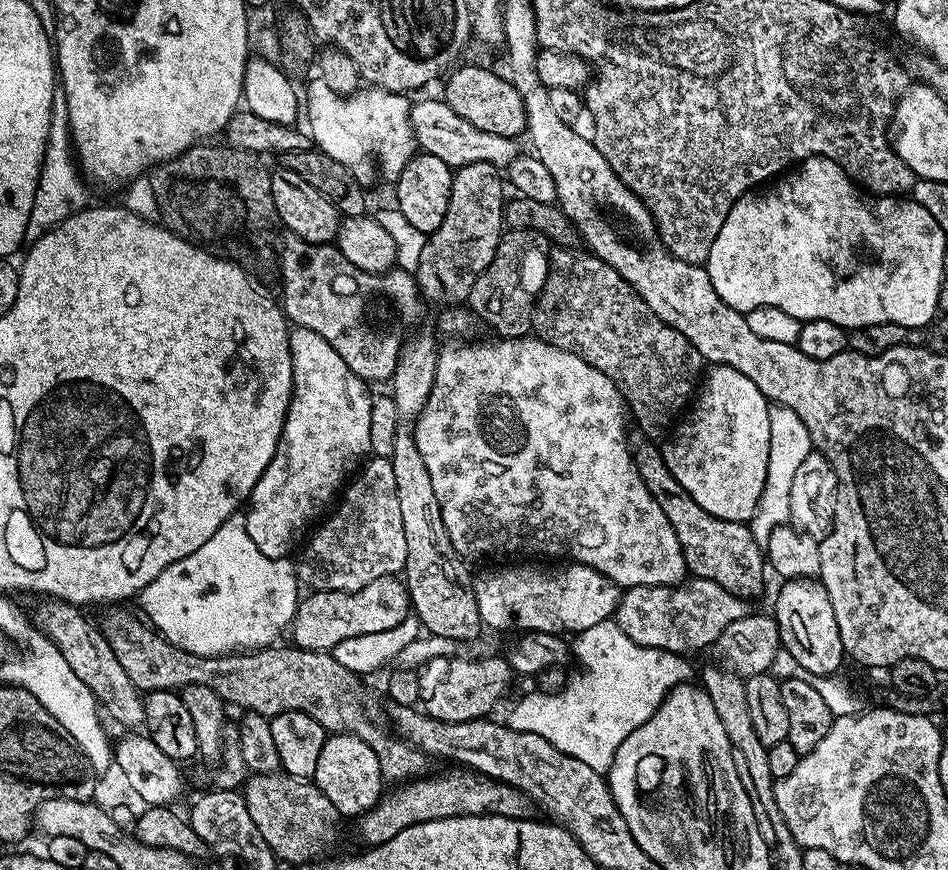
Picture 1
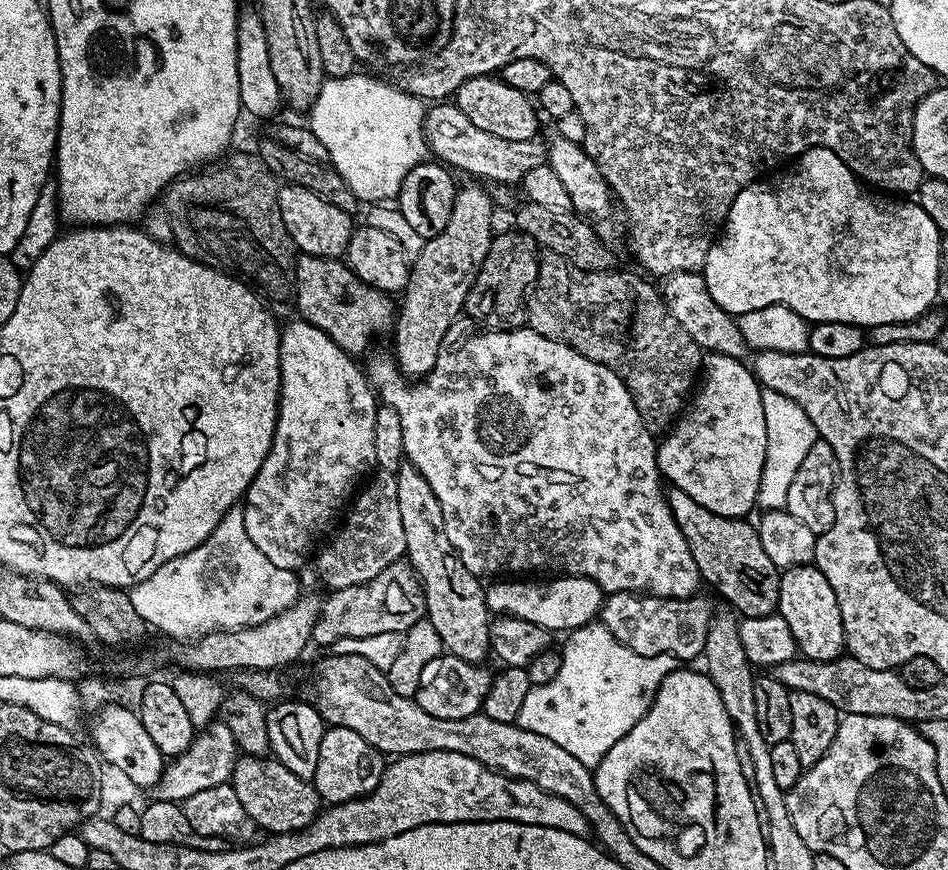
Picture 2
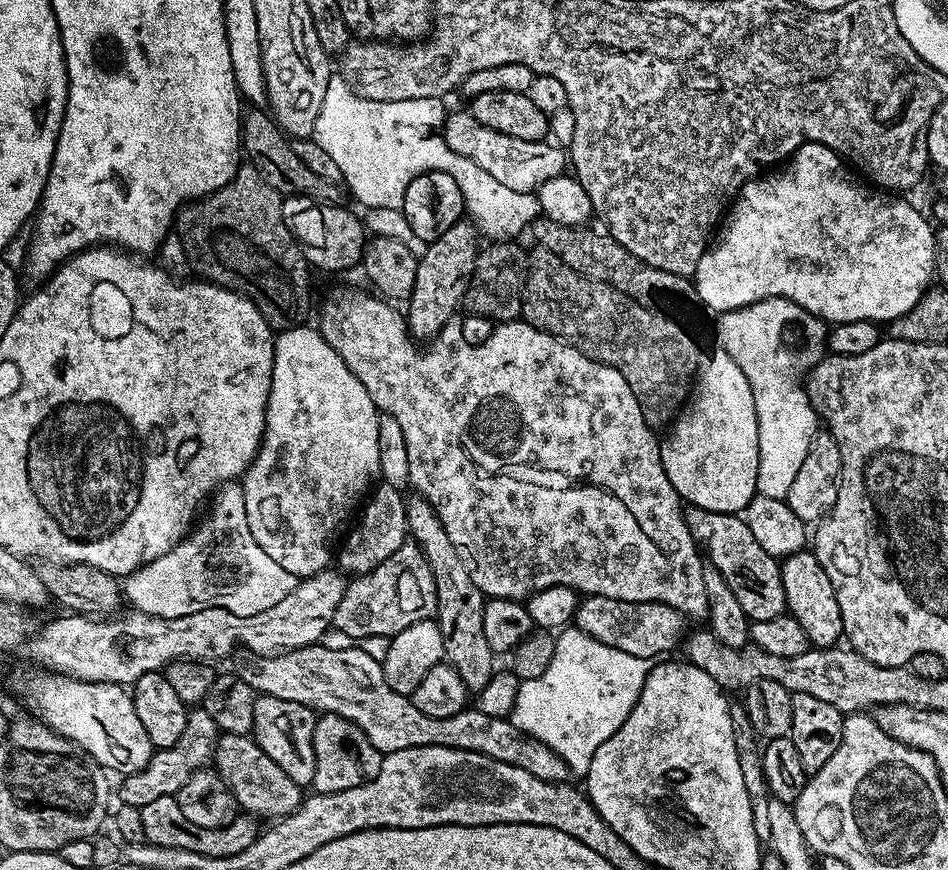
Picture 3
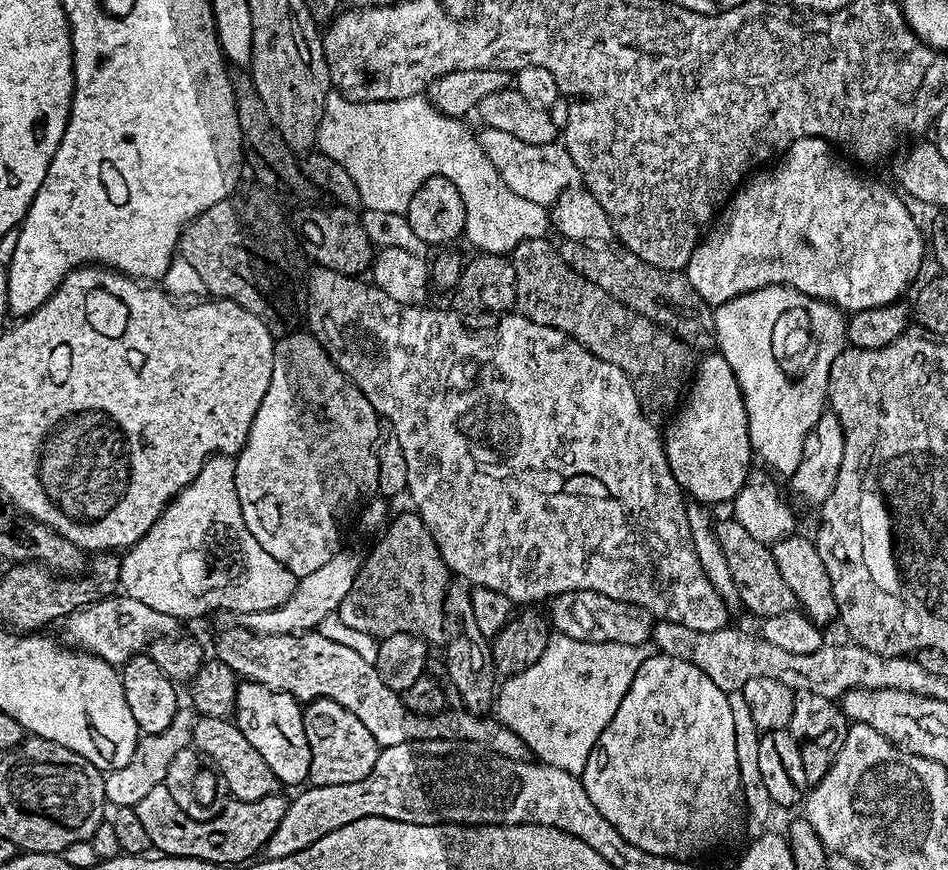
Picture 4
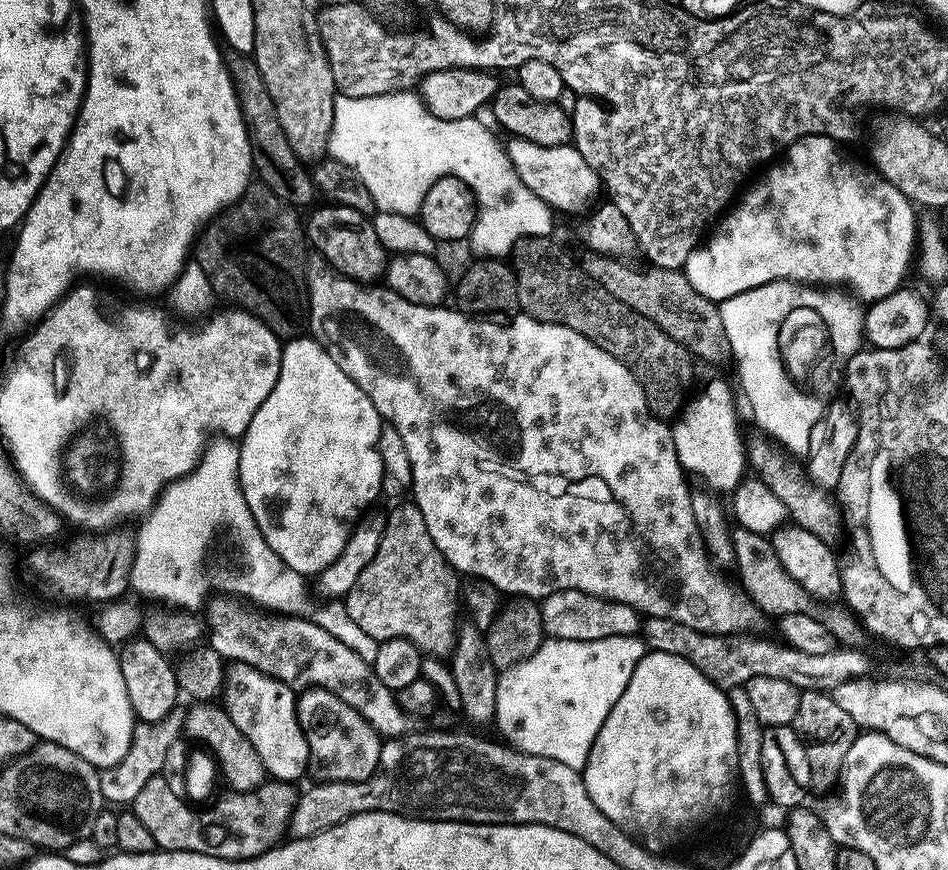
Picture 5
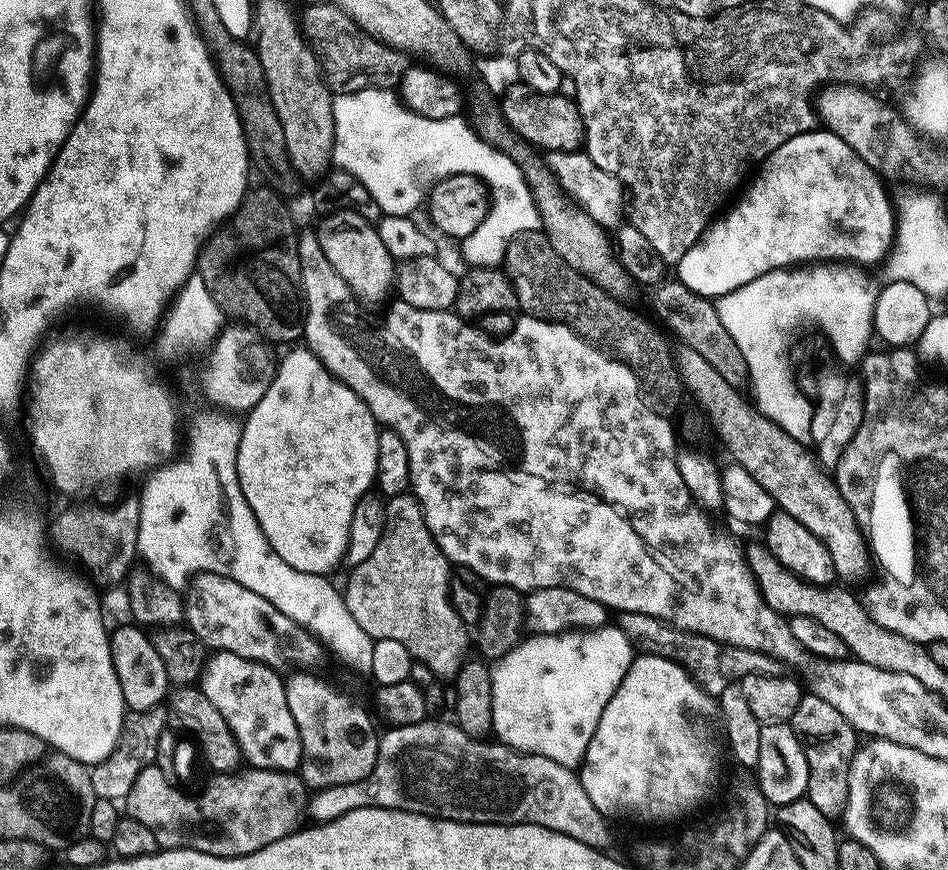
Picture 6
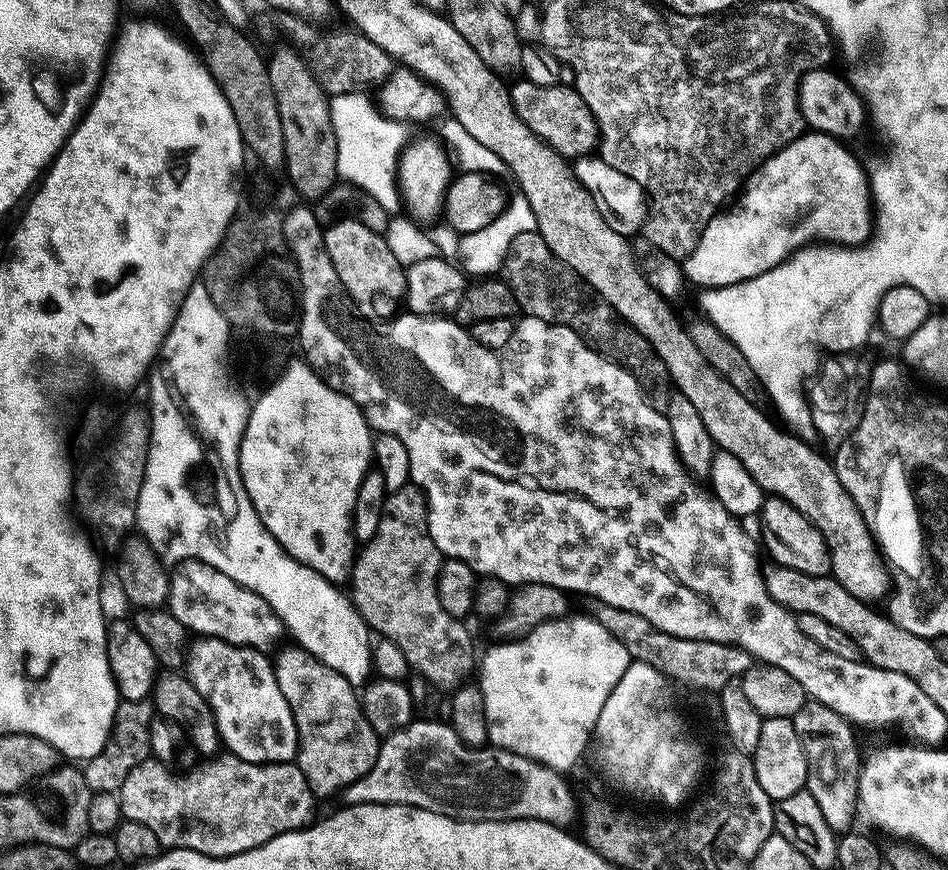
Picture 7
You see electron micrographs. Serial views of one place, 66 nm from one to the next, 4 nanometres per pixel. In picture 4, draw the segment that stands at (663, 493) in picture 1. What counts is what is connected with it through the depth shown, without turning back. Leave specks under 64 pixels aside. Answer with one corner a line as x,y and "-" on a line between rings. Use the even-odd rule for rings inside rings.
736,519
720,520
715,527
743,607
749,608
757,618
793,611
798,604
796,595
786,584
786,578
782,578
782,570
778,570
778,562
774,562
771,547
754,538

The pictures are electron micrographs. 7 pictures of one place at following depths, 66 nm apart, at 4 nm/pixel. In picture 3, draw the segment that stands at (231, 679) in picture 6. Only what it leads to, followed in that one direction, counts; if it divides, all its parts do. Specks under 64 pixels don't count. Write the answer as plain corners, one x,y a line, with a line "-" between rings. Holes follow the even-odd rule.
257,695
253,702
254,726
251,735
256,745
301,786
311,785
314,778
314,726
317,713
298,702
286,702
286,698

